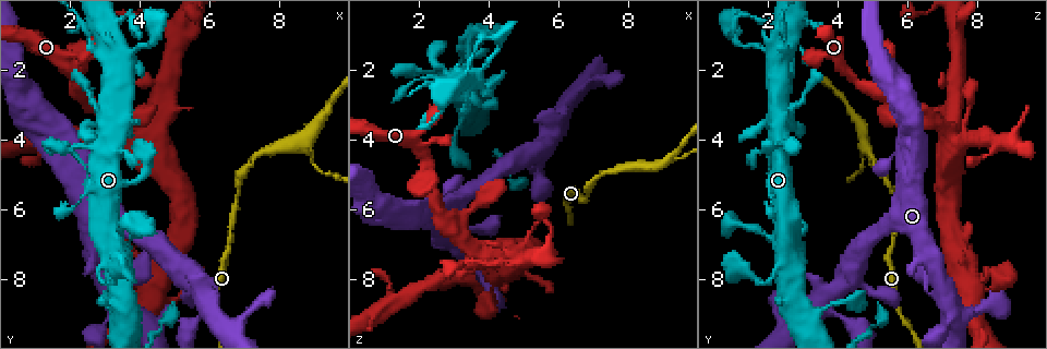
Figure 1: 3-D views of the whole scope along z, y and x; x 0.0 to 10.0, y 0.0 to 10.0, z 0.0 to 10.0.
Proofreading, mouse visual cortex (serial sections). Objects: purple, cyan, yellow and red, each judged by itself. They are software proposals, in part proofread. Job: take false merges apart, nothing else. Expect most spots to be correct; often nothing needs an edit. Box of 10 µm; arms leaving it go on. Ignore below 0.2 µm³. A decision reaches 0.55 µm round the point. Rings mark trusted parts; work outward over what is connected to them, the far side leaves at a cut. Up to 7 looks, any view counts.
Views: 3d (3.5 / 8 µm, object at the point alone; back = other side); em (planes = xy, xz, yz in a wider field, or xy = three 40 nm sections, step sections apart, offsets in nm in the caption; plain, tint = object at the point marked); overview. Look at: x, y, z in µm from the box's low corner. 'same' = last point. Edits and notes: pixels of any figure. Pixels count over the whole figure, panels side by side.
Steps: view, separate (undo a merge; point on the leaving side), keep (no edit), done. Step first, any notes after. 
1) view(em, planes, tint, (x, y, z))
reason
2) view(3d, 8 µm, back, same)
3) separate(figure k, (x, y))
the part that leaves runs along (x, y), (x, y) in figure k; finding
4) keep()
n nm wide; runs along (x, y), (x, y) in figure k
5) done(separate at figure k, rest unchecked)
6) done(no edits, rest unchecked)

view(3d, 3.5 µm, (3.70, 3.85, 7.25))
four arms meet

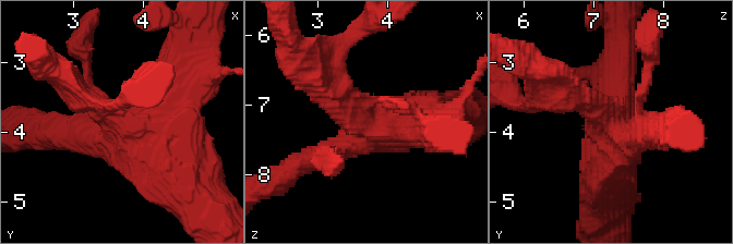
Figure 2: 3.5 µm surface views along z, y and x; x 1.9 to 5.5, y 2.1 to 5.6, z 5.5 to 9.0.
view(em, xy, step 1, tint, (3.65, 3.90, 7.25))
need the tissue

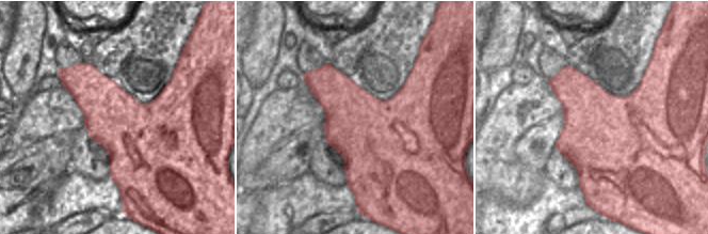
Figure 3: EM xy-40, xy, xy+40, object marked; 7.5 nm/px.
keep()
runs along (83, 96), (193, 193) in figure 2; one cell here

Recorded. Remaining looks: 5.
view(3d, 3.5 µm, (4.00, 6.70, 5.10))
narrows sharply

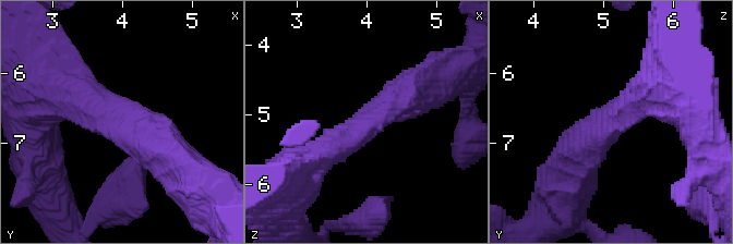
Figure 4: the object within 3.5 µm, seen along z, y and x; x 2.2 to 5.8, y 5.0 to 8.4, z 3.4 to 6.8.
view(em, xy, step 1, tint, (4.00, 6.75, 5.10))
arms of 500, 500 nm; now the EM

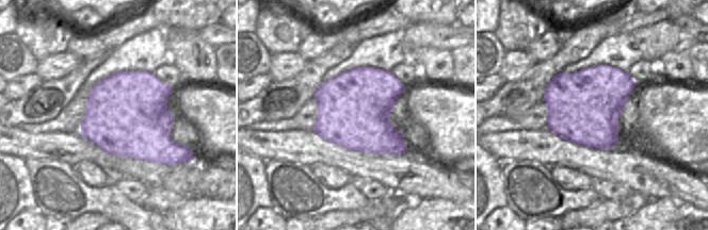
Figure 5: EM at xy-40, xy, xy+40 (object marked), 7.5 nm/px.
keep()
runs along (310, 163), (376, 110), (420, 88) in figure 4; all the same cell

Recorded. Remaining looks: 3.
view(3d, 8 µm, (3.05, 8.10, 1.95))
thin neck

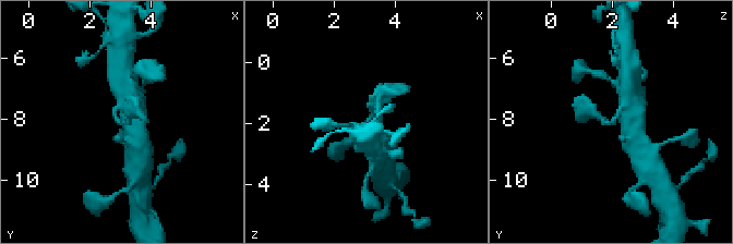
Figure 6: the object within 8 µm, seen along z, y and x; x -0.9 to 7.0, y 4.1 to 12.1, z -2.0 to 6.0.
view(em, xy, step 5, tint, same)

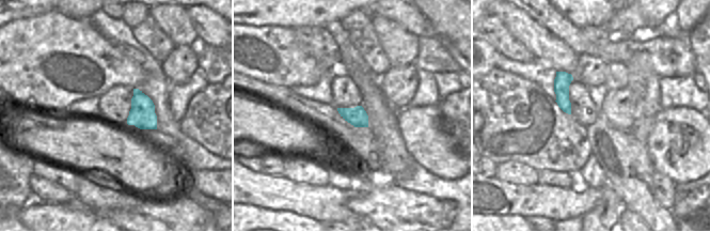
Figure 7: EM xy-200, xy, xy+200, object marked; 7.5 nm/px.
keep()
all the same cell

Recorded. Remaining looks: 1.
done(no edits, rest unchecked)

